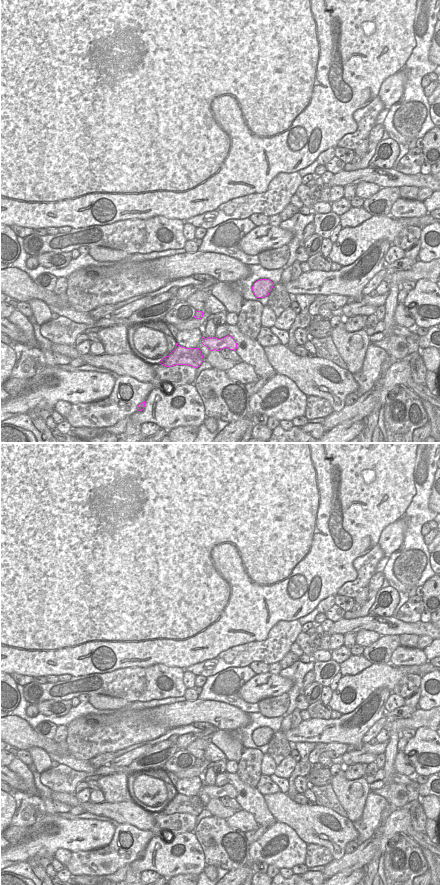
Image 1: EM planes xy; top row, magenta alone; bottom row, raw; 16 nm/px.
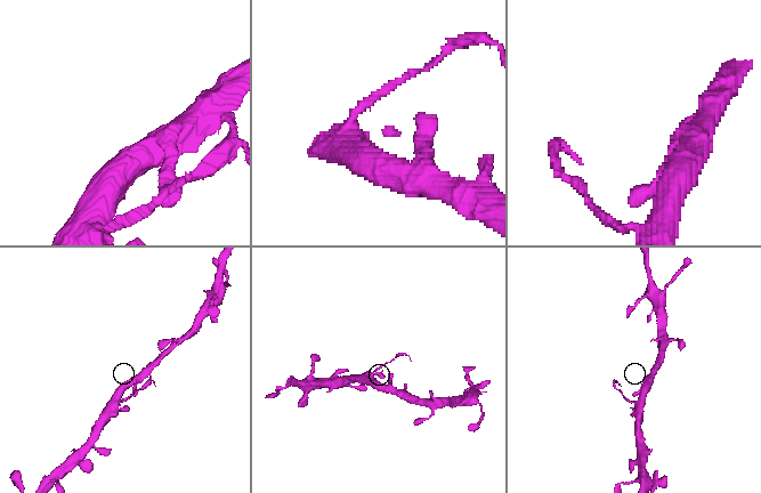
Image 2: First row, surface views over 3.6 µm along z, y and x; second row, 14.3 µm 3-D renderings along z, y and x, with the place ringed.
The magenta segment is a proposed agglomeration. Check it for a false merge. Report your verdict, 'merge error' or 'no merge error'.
merge error

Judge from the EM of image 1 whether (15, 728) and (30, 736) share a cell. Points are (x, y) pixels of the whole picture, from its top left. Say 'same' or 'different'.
same

